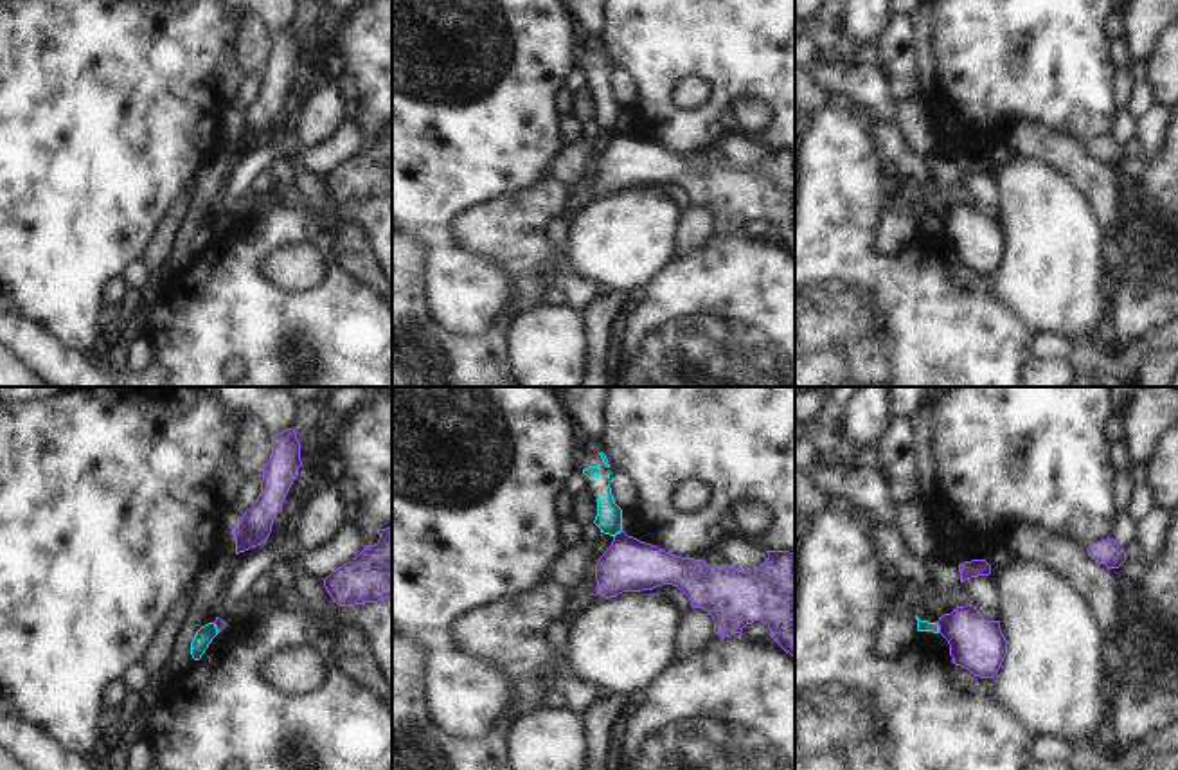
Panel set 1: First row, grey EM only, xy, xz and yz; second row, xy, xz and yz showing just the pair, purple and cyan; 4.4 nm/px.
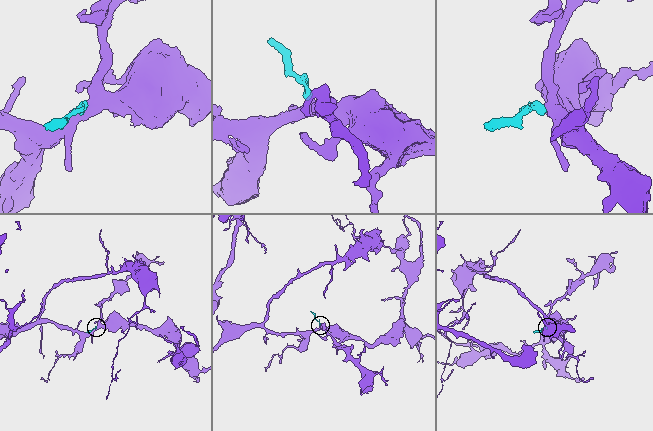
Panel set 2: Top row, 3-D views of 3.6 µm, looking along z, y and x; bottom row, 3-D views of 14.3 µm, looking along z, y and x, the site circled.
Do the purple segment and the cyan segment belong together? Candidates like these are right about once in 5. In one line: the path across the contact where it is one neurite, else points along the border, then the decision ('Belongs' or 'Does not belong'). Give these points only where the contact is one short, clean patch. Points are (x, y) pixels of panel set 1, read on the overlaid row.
Boundary: yz (936, 623), (939, 632). Does not belong

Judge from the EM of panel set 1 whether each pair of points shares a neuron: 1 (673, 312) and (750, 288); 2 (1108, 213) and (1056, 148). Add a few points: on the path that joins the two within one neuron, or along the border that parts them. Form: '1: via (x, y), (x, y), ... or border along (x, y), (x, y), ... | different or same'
1: via (693, 312), (698, 308), (731, 308) | same
2: via (1105, 196), (1072, 162) | same

